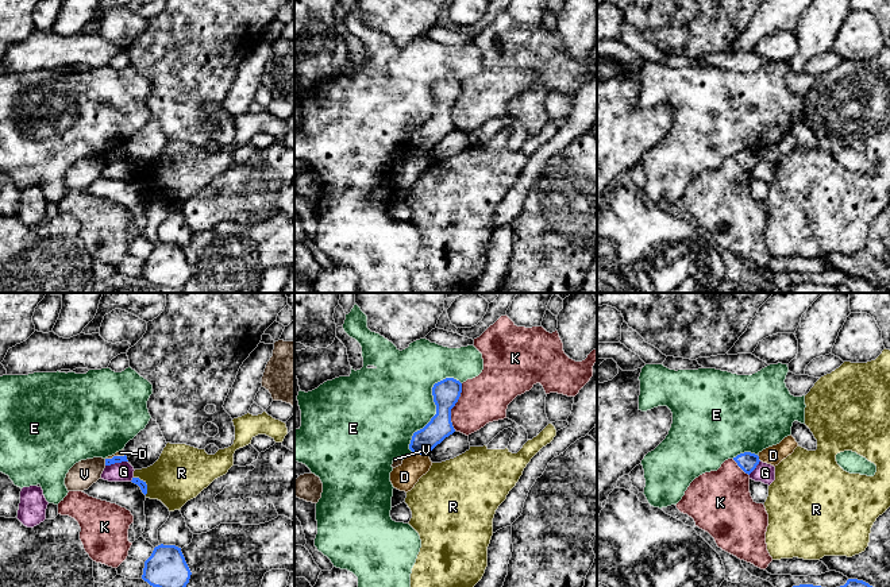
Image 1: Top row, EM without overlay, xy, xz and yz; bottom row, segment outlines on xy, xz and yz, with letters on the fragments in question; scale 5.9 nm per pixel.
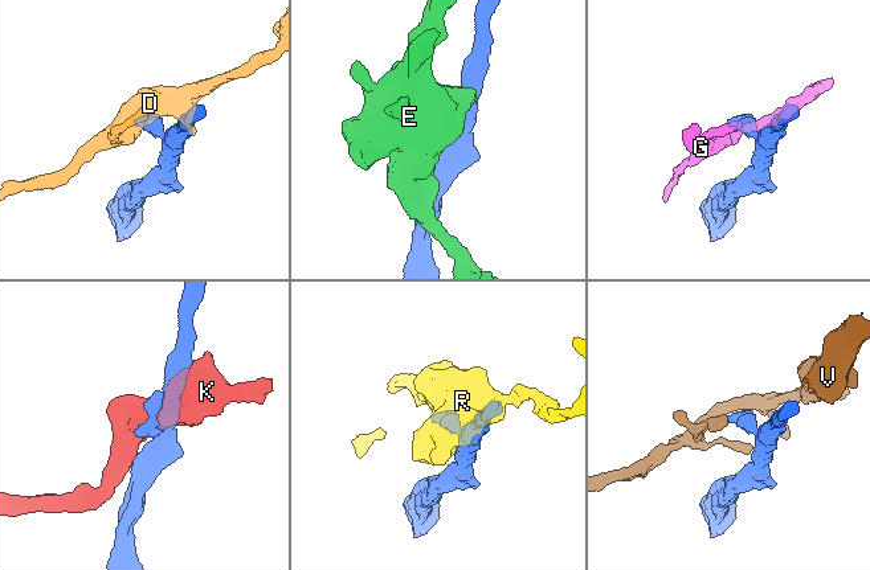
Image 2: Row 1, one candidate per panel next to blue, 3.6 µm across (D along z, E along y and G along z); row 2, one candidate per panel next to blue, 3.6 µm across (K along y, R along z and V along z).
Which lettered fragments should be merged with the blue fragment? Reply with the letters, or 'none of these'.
none of these

